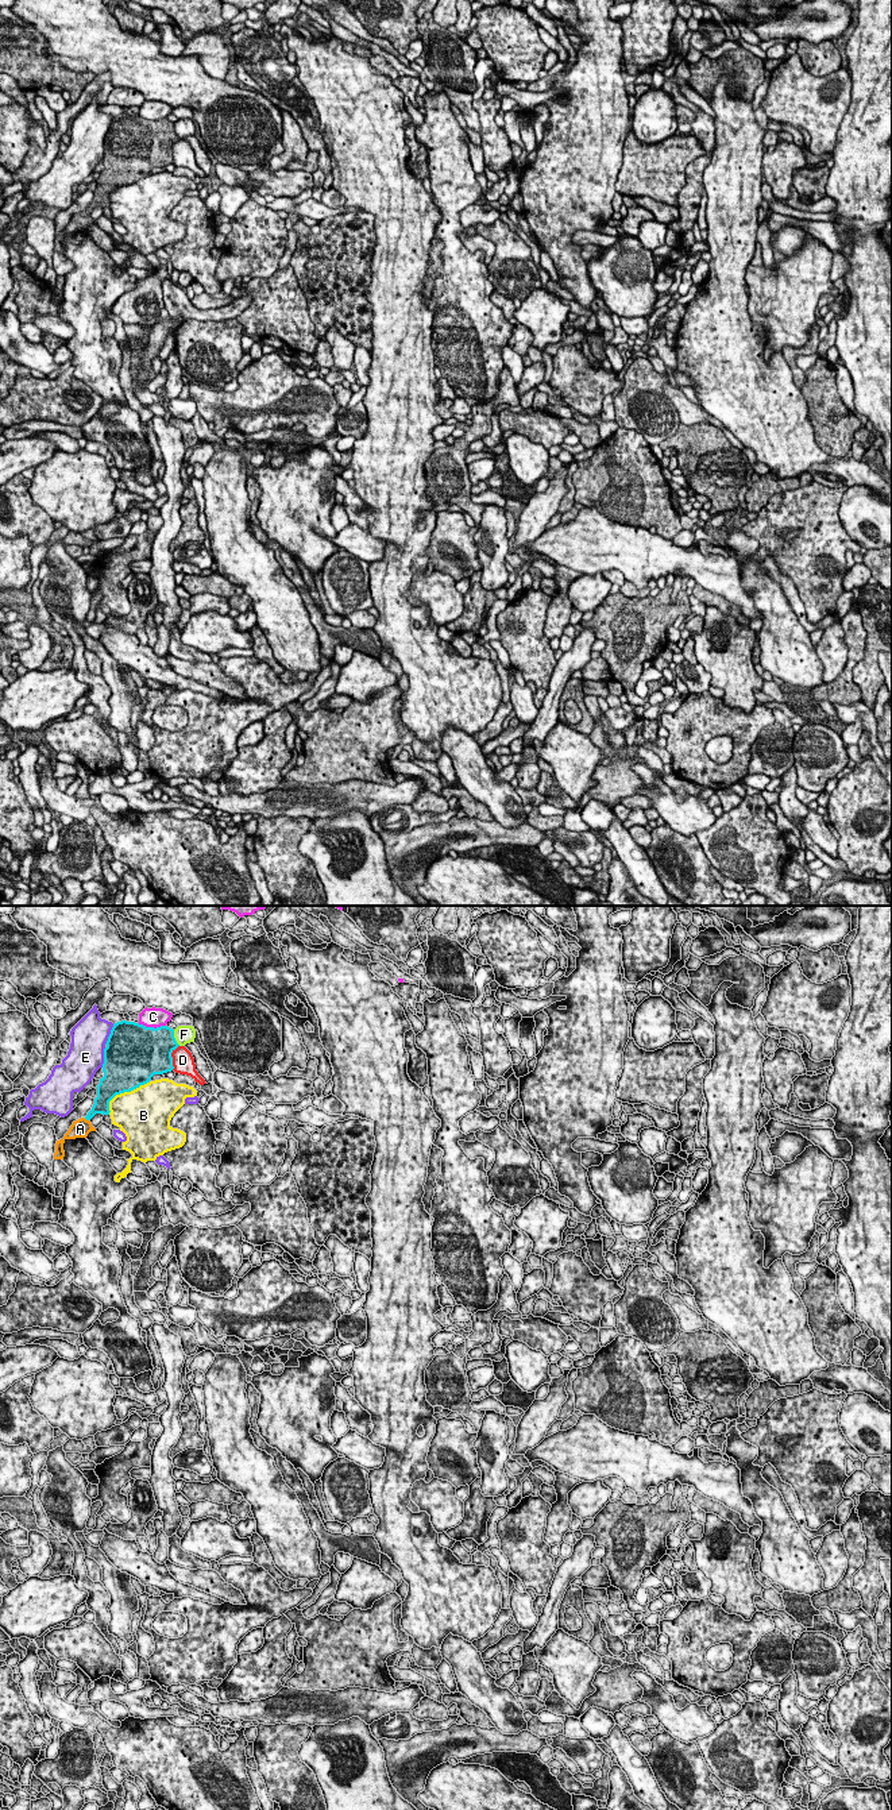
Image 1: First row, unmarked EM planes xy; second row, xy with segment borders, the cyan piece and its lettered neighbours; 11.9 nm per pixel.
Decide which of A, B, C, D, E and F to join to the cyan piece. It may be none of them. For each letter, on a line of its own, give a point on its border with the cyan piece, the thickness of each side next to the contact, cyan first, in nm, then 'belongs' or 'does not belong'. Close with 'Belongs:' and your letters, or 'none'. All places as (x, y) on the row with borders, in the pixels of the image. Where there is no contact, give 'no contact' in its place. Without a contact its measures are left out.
A: contact xy (87, 1119); calibres 190 and 220 nm; belongs
B: contact xy (123, 1092); calibres 480 and 480 nm; does not belong
C: contact xy (151, 1027); calibres 500 and 220 nm; does not belong
D: contact xy (172, 1057); calibres 480 and 260 nm; does not belong
E: contact xy (109, 1034); calibres 500 and 420 nm; does not belong
F: contact xy (174, 1038); calibres 420 and 220 nm; does not belong
Belongs: A

